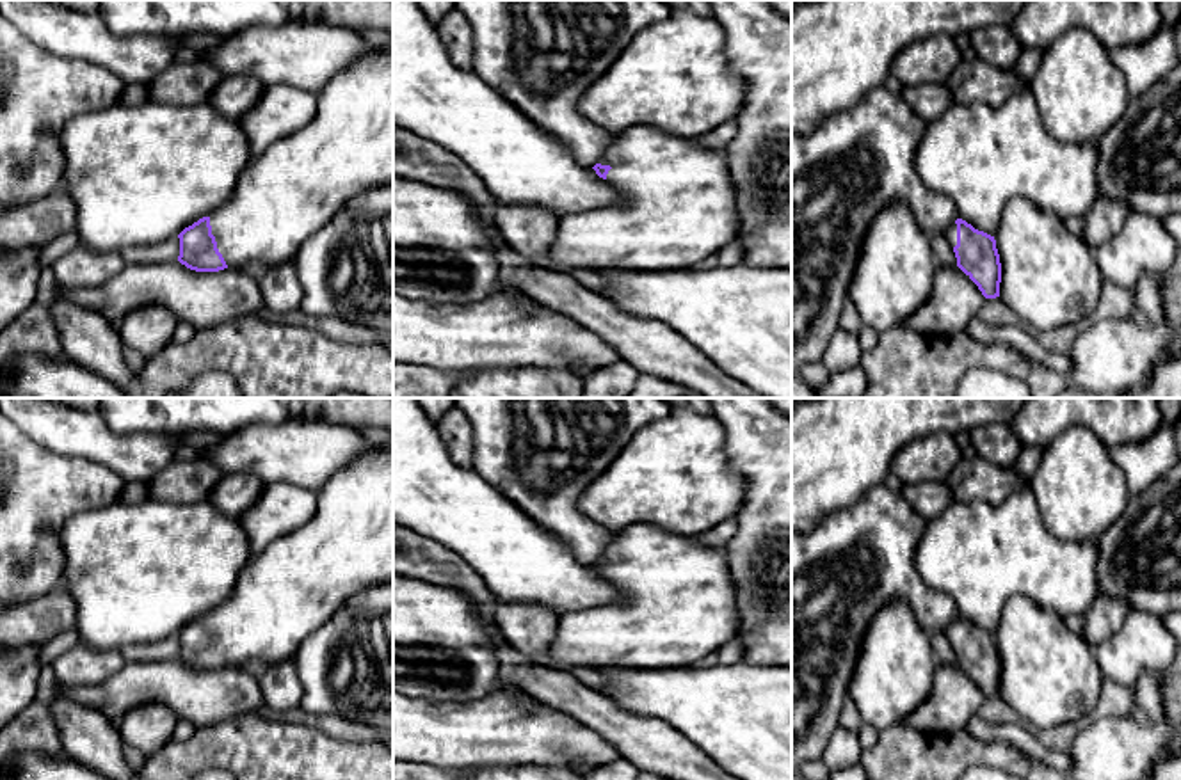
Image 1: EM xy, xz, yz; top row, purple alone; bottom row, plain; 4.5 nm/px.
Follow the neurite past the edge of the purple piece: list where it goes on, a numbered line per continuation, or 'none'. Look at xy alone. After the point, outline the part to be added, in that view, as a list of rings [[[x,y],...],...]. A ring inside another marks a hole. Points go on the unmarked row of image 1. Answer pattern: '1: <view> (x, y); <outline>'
1: xy (287, 592); [[[374,446],[334,473],[317,490],[313,517],[295,531],[276,538],[237,577],[231,595],[212,609],[210,624],[228,666],[256,675],[292,661],[301,643],[318,631],[352,595],[393,581],[393,446]]]

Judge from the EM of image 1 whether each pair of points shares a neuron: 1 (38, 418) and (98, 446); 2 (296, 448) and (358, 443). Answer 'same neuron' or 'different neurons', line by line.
1: same neuron
2: same neuron

